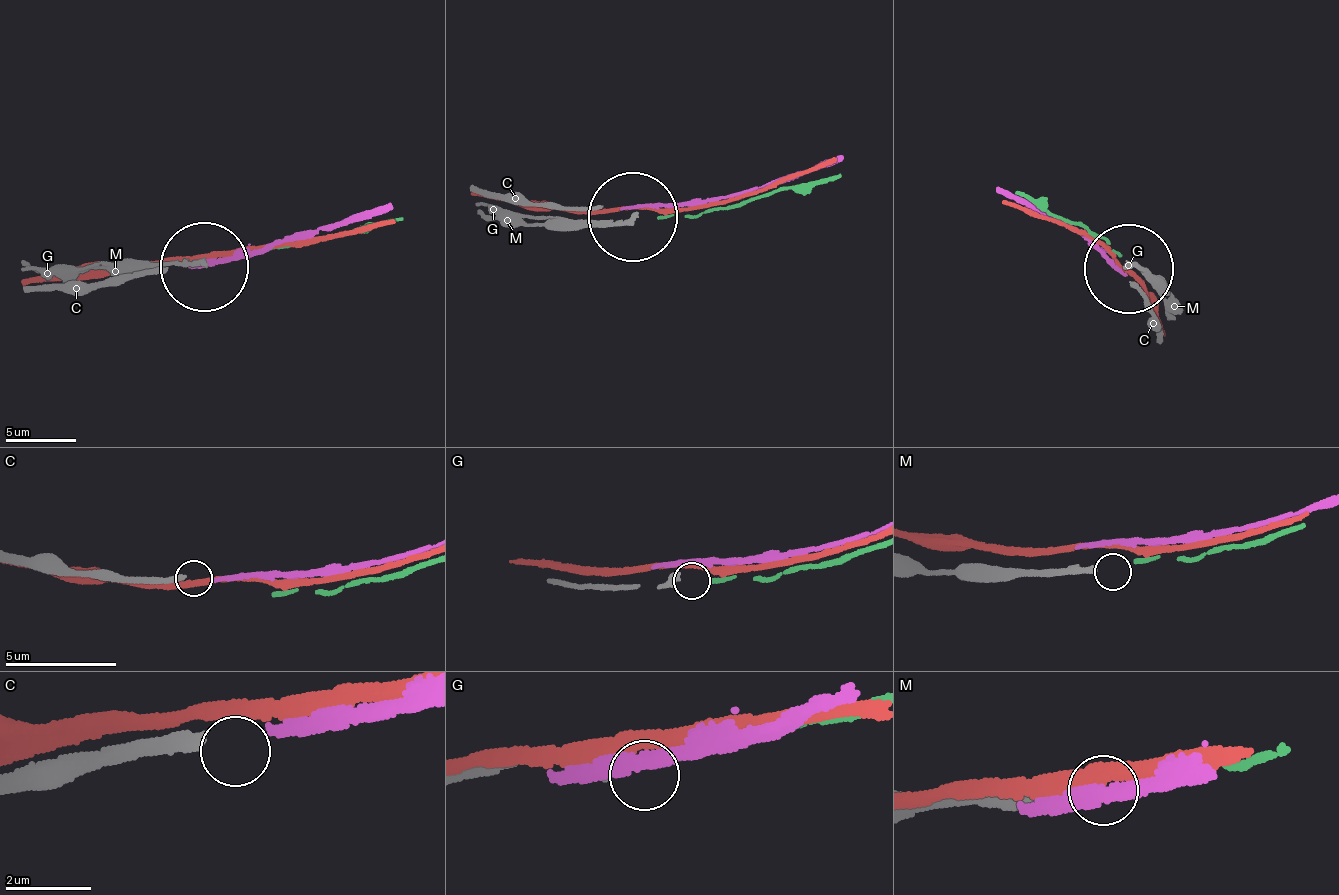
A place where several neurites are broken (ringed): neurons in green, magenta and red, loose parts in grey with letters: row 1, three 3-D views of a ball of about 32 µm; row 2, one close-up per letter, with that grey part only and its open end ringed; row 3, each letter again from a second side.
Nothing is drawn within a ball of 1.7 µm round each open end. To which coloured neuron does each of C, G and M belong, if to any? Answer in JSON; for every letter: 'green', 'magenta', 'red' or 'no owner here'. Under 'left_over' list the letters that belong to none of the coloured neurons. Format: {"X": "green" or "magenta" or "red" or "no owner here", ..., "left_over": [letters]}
{"C": "no owner here", "G": "green", "M": "no owner here", "left_over": ["C", "M"]}

